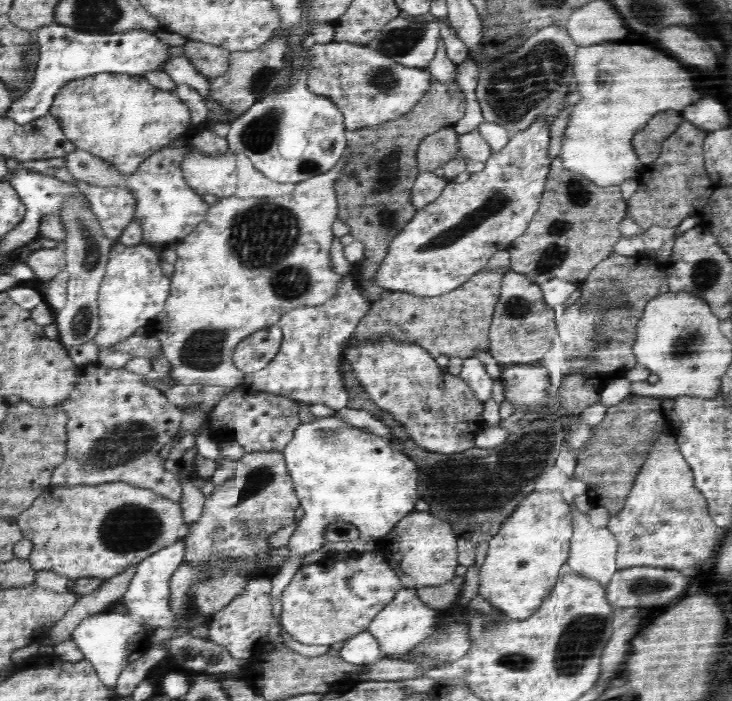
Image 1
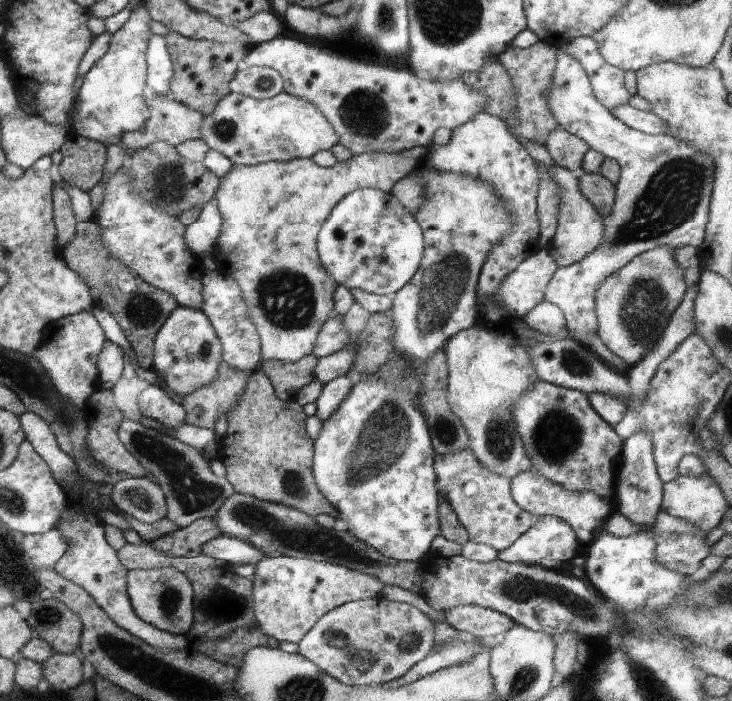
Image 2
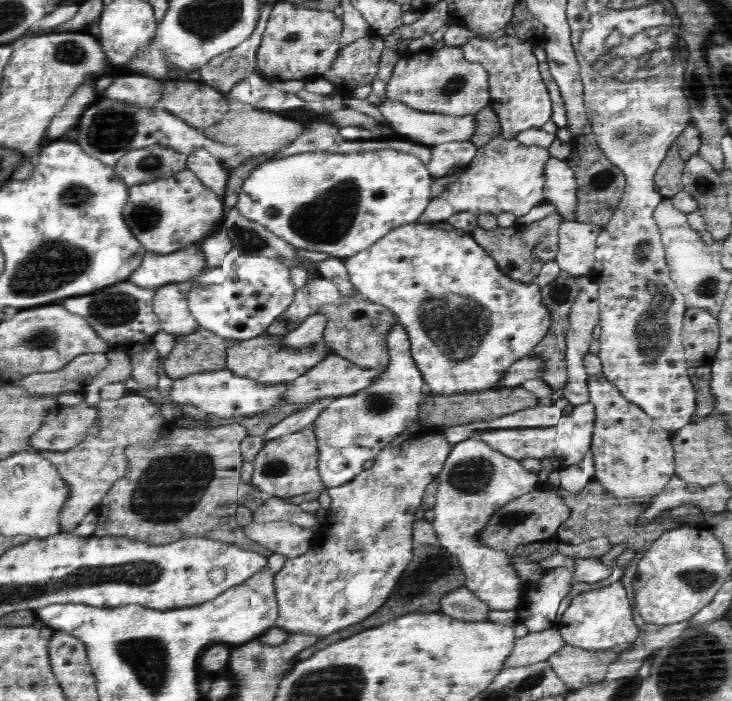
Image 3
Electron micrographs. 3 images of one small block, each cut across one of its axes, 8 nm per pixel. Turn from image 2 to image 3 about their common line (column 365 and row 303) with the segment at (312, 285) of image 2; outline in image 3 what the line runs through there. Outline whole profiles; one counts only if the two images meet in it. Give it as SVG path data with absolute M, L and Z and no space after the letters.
M191 281L170 283L155 291L152 309L160 319L160 329L177 336L192 334L200 323L192 317L187 296L192 288Z

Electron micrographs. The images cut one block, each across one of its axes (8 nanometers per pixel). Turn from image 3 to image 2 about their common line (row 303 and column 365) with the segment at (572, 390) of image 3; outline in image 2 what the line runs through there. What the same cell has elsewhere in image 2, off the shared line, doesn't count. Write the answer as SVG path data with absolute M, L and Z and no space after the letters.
M268 555L256 564L252 576L253 608L264 634L277 641L298 643L324 614L350 601L378 598L384 584L364 572L352 570L339 563Z

